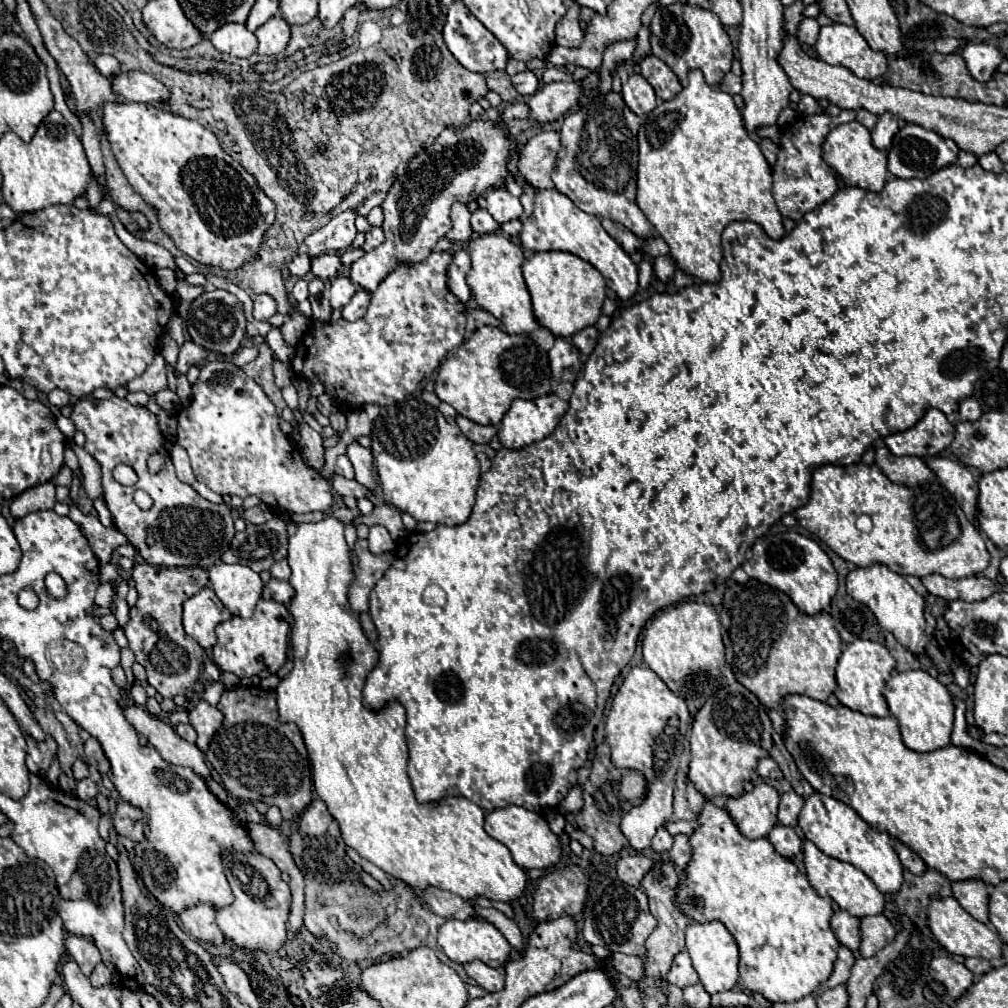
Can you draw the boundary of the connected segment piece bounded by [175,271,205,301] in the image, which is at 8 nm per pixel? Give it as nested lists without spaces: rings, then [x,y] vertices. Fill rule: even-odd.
[[[175,271],[175,275],[177,275],[177,295],[183,301],[193,301],[195,297],[199,297],[205,291],[205,287],[201,287],[201,285],[197,285],[197,287],[195,285],[189,285],[185,281],[185,275],[181,271]]]

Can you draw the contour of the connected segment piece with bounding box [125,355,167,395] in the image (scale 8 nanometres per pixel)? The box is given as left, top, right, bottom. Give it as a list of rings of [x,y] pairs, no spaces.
[[[155,355],[153,363],[143,371],[143,375],[131,379],[125,387],[129,391],[145,391],[147,395],[153,395],[161,389],[167,389],[167,367],[163,355]]]

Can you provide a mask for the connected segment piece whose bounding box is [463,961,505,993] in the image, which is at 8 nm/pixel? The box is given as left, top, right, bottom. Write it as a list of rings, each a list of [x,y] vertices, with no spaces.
[[[471,961],[471,963],[463,963],[465,973],[477,981],[477,985],[481,985],[485,991],[501,991],[503,989],[503,975],[501,971],[481,963],[481,961]]]

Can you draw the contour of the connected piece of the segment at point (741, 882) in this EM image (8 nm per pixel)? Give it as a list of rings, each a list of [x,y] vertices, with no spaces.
[[[705,803],[699,827],[689,837],[689,843],[693,847],[693,861],[685,869],[677,903],[693,921],[707,923],[711,919],[719,919],[731,931],[741,953],[739,975],[749,991],[761,993],[771,1003],[797,1001],[811,995],[831,977],[839,949],[837,935],[829,927],[829,919],[833,915],[831,899],[821,897],[795,863],[783,859],[767,839],[749,841],[743,837],[729,813],[713,803]]]

